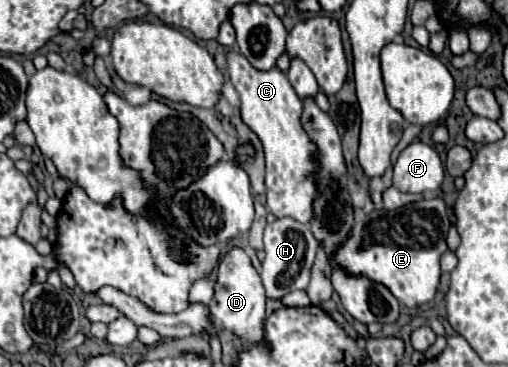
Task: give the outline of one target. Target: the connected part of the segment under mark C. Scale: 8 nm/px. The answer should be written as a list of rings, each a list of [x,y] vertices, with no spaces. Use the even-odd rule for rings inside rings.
[[[229,51],[225,57],[229,81],[241,97],[241,117],[251,131],[257,133],[265,149],[267,209],[277,219],[291,217],[299,223],[309,223],[311,203],[315,199],[315,161],[311,159],[315,147],[311,147],[311,141],[299,123],[303,109],[301,99],[281,69],[273,67],[269,71],[259,71],[239,51]]]

